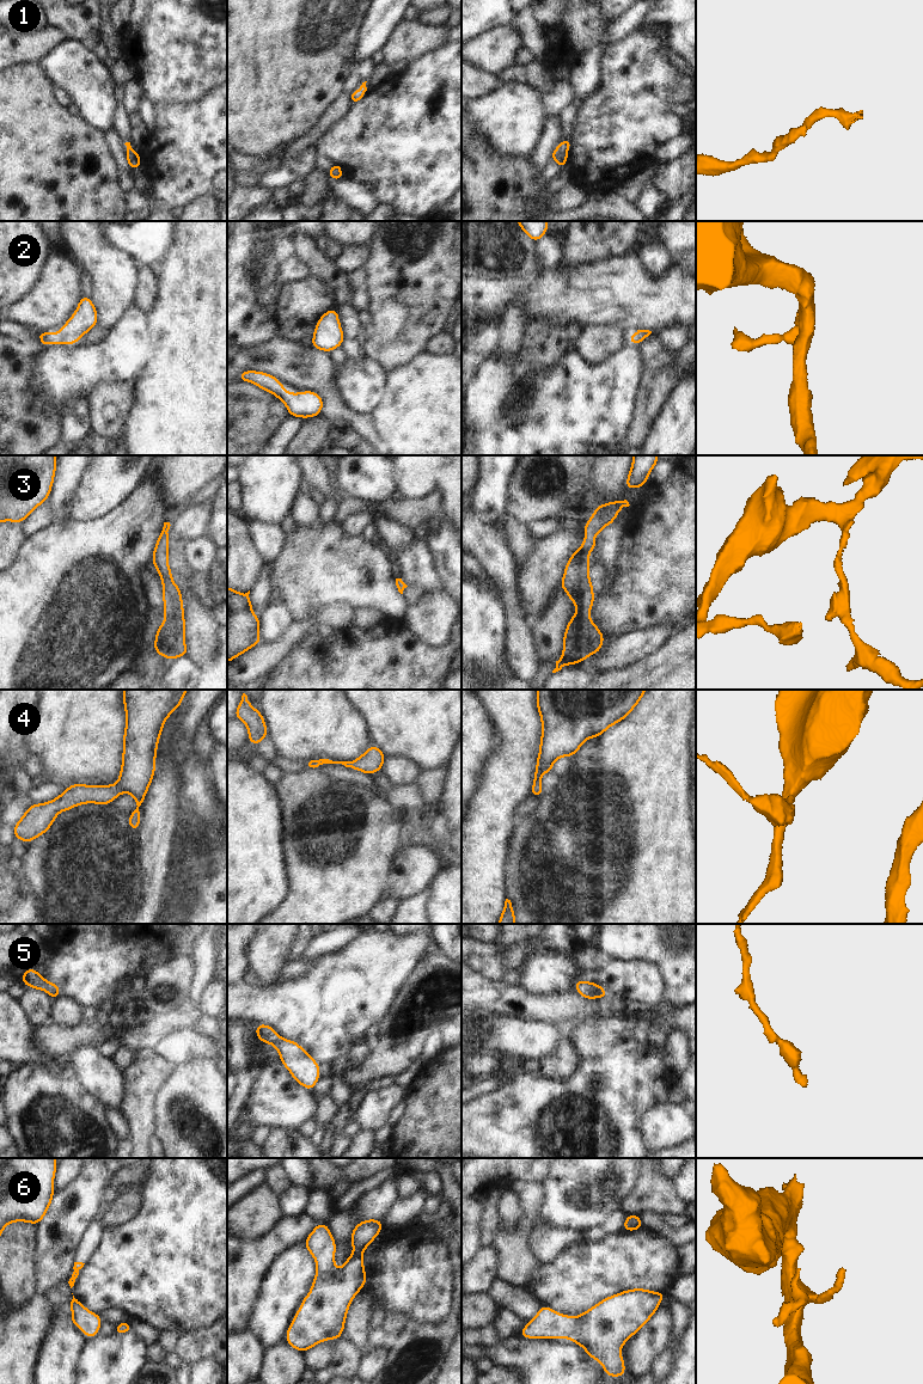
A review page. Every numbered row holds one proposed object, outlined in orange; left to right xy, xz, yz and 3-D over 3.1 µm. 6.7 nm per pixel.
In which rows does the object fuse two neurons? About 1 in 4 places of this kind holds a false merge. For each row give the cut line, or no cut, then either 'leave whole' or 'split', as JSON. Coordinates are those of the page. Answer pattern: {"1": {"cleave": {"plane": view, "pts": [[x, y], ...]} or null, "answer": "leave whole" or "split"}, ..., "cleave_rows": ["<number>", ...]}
{"1": {"cleave": null, "answer": "leave whole"}, "2": {"cleave": null, "answer": "leave whole"}, "3": {"cleave": null, "answer": "leave whole"}, "4": {"cleave": null, "answer": "leave whole"}, "5": {"cleave": null, "answer": "leave whole"}, "6": {"cleave": null, "answer": "leave whole"}, "cleave_rows": []}

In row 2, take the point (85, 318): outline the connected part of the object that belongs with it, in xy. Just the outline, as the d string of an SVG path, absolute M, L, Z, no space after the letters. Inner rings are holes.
M82 295L75 313L66 321L60 332L37 332L37 336L43 347L51 343L78 344L77 341L94 327L97 320L97 308L93 306L90 298Z

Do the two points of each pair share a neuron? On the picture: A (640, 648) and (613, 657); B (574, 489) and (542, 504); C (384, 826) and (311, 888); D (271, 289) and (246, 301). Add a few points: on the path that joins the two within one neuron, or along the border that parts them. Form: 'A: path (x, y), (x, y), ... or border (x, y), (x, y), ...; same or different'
A: path (634, 648), (629, 648), (619, 654); same
B: path (566, 490), (556, 491), (550, 496); same
C: path (366, 844), (329, 877); same
D: border (256, 268), (256, 299), (271, 320); different

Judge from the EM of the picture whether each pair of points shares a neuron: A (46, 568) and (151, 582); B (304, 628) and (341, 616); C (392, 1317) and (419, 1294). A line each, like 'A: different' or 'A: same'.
A: different
B: same
C: different

